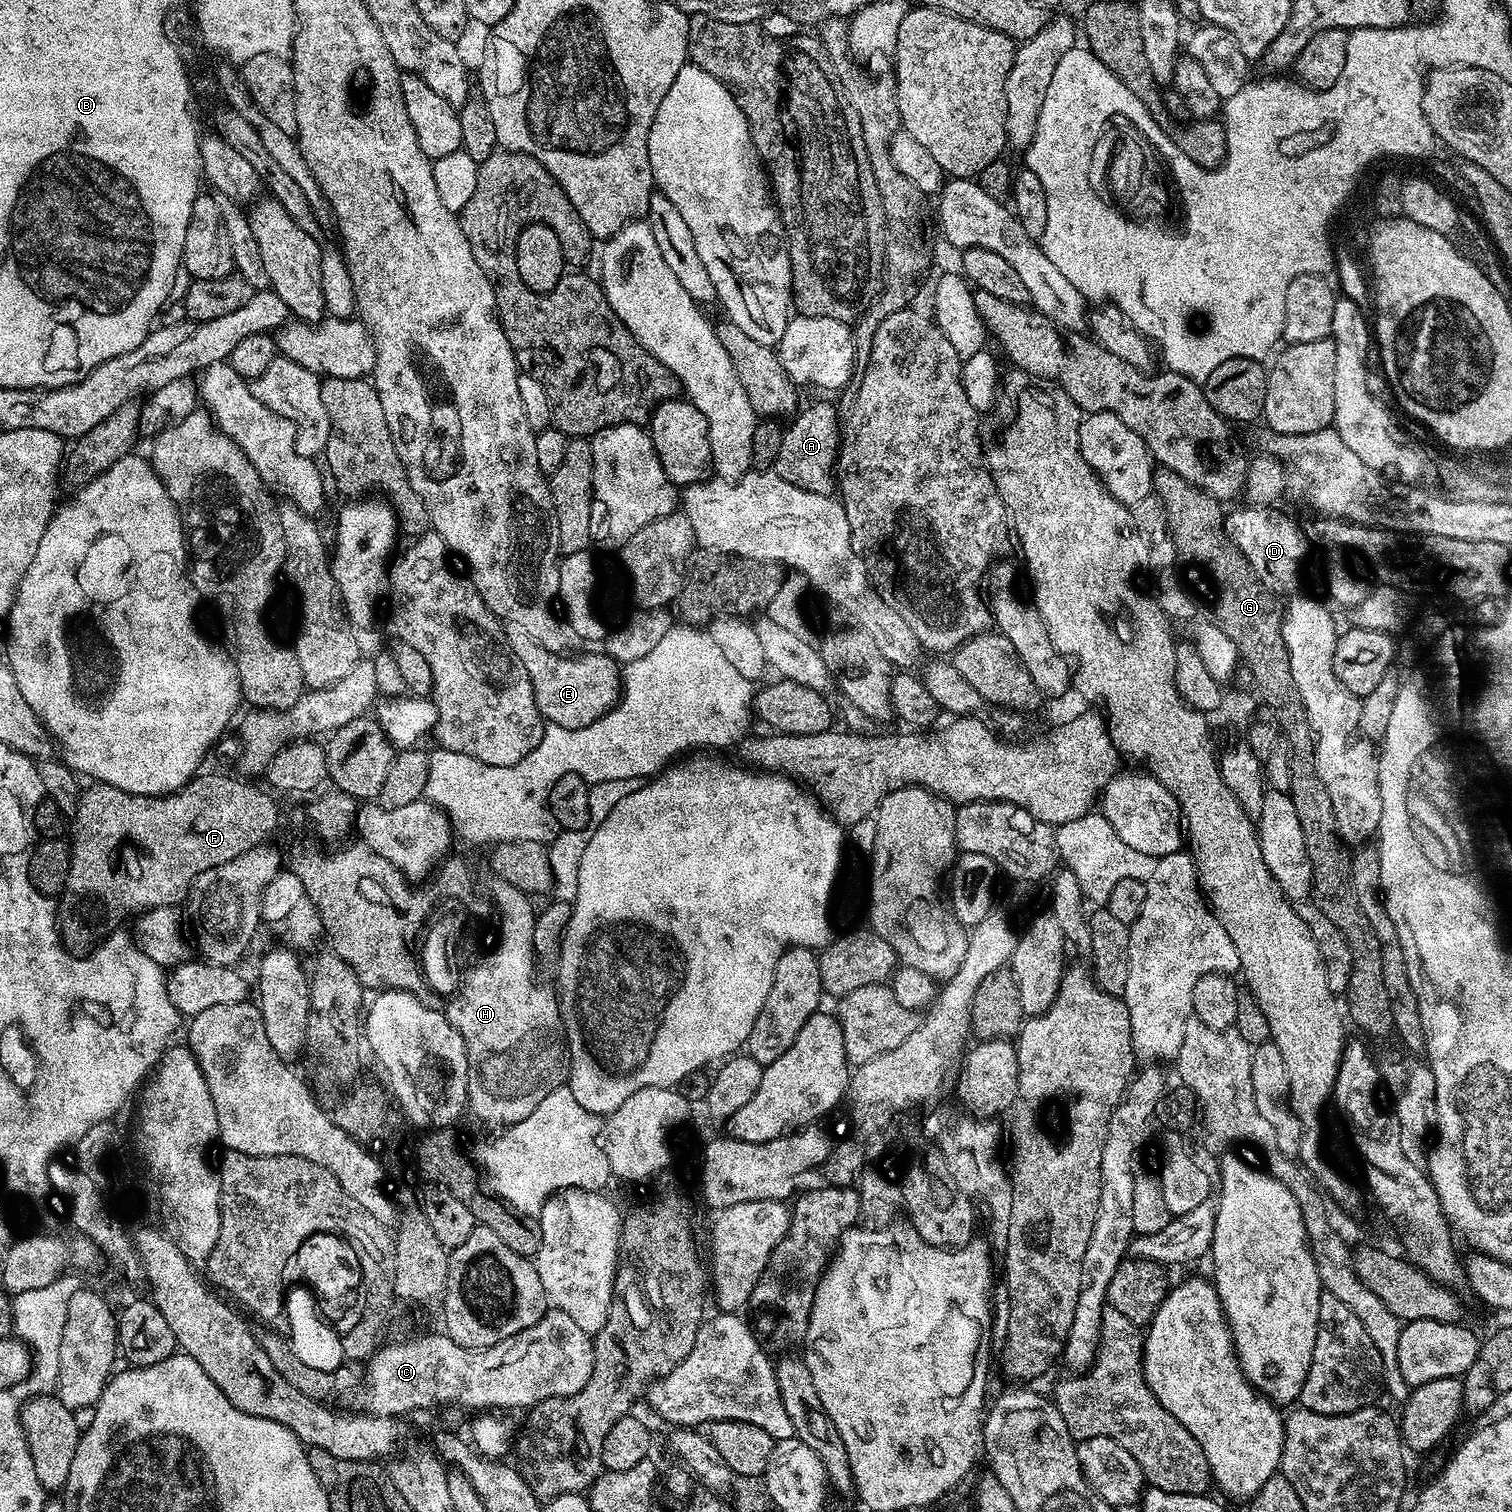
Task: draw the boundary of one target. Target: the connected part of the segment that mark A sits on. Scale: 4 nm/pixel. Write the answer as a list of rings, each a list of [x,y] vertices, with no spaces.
[[[824,400],[803,408],[791,417],[792,425],[783,429],[777,460],[771,471],[802,490],[810,490],[810,494],[831,496],[834,492],[834,469],[842,439],[842,424],[838,416],[836,420],[835,406]]]

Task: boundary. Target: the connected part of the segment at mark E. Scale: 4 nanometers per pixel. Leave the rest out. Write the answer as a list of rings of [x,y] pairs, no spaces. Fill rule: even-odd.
[[[509,627],[507,634],[508,645],[516,655],[516,661],[530,676],[530,686],[534,686],[534,702],[548,724],[557,724],[563,728],[585,728],[590,726],[590,722],[598,722],[598,718],[602,718],[610,709],[616,707],[616,701],[619,700],[622,691],[622,668],[603,651],[588,652],[585,656],[561,654],[538,646],[538,642],[534,642],[534,638],[526,634],[526,630]]]

